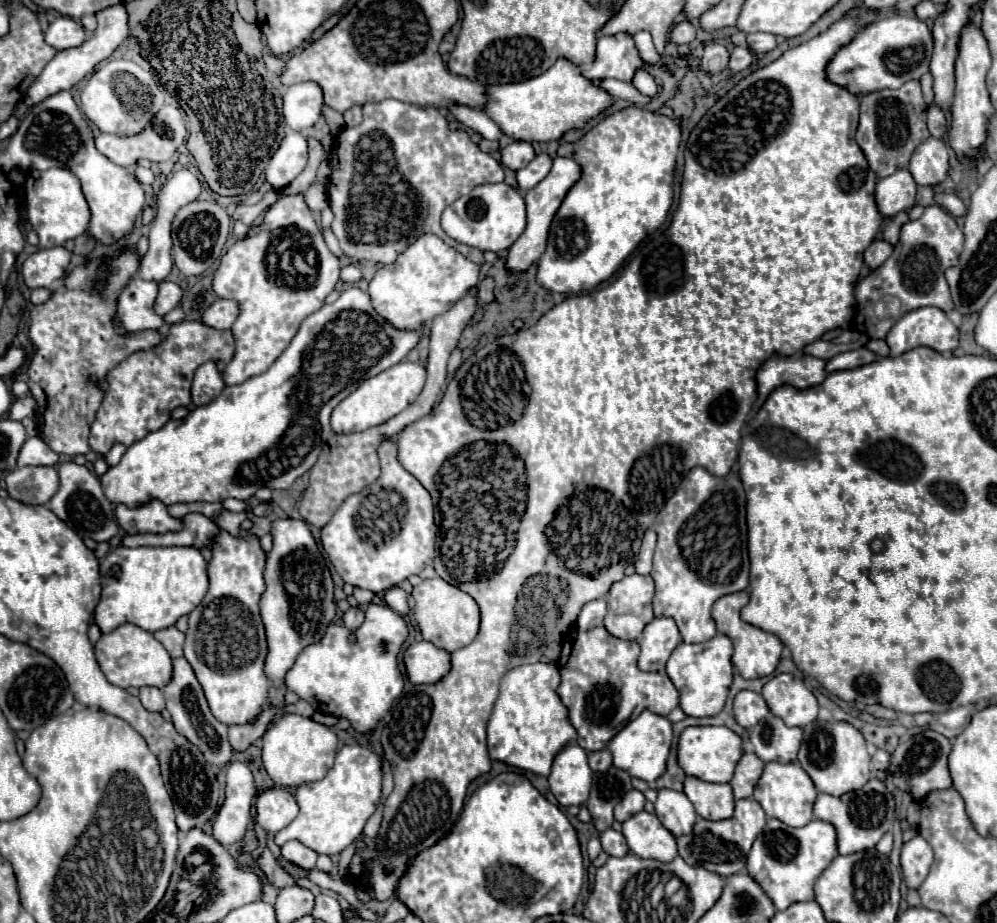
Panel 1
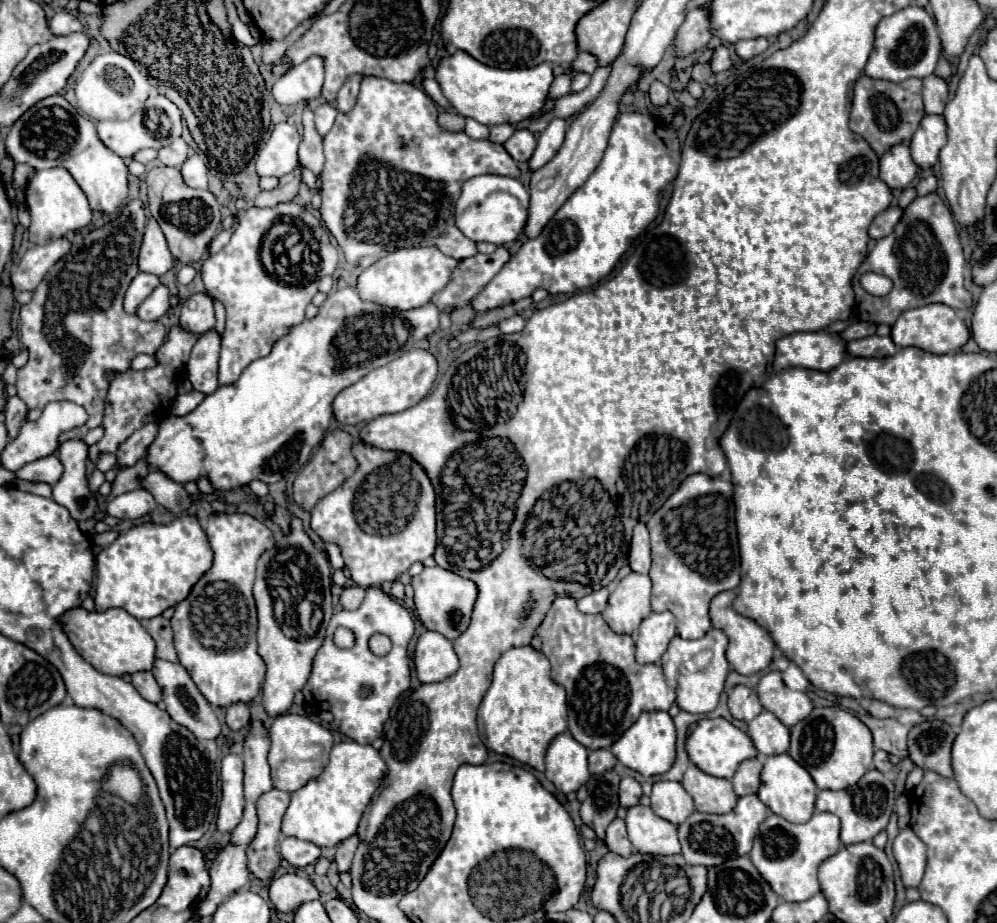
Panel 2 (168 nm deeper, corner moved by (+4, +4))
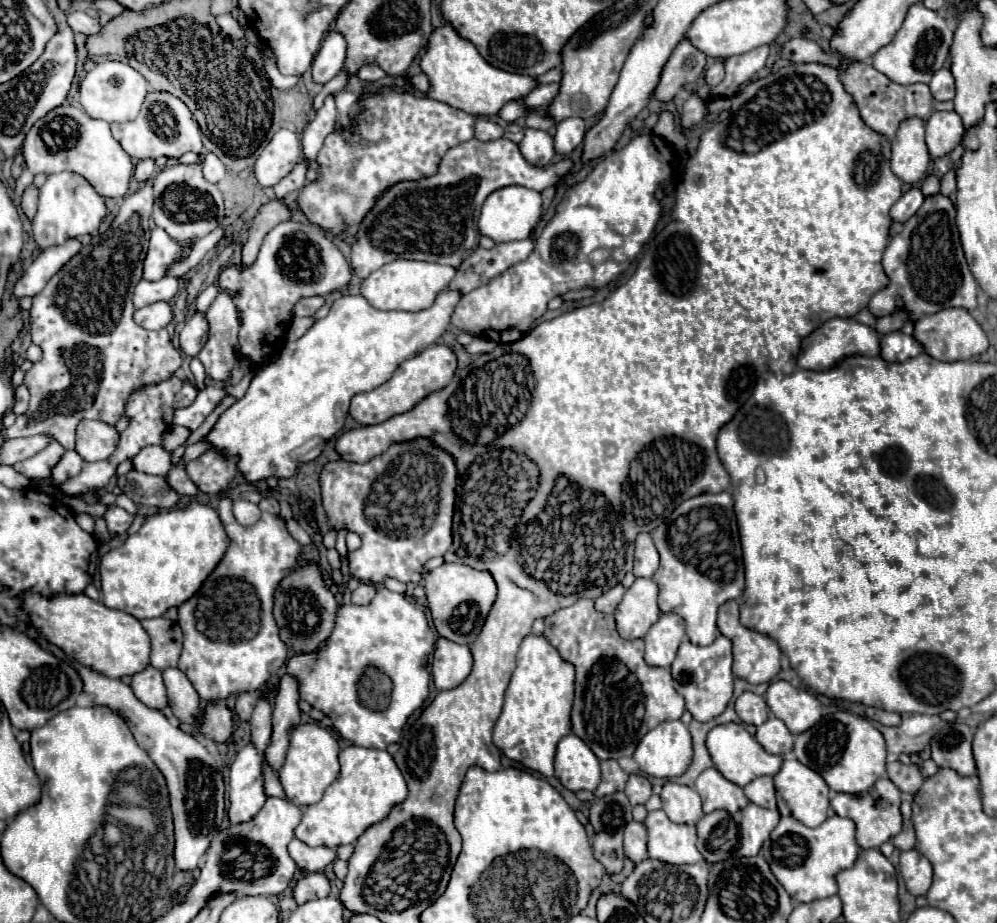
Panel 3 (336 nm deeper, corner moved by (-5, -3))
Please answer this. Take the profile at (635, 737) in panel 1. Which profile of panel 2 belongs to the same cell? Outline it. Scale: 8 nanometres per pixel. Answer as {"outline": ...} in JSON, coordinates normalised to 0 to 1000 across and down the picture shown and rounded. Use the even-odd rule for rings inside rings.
{"outline":[[[668,770],[644,772],[640,781],[614,807],[614,816],[620,827],[644,837],[646,842],[668,837],[678,822],[678,790],[674,777]]]}

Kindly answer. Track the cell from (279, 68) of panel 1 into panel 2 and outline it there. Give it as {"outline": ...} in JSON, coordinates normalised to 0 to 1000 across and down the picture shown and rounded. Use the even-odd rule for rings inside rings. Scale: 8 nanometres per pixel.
{"outline":[[[231,18],[231,25],[233,25],[233,38],[235,38],[237,44],[241,44],[241,47],[245,47],[245,49],[249,49],[249,51],[255,49],[255,47],[259,47],[257,42],[251,40],[249,29],[247,29],[239,18]]]}

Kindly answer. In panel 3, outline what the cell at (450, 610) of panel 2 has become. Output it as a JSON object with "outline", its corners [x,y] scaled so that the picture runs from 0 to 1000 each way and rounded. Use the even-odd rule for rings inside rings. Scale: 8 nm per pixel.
{"outline":[[[462,609],[444,611],[426,622],[426,644],[430,652],[430,661],[434,667],[434,676],[440,689],[456,696],[456,698],[472,698],[476,696],[482,678],[496,652],[498,635],[490,620],[478,620]]]}

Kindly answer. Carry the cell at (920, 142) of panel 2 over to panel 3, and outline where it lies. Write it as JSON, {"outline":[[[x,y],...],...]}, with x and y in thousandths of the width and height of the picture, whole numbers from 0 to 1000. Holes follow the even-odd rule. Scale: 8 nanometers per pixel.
{"outline":[[[936,121],[930,130],[928,145],[930,145],[930,160],[936,171],[944,171],[956,165],[968,143],[966,130],[960,121]]]}

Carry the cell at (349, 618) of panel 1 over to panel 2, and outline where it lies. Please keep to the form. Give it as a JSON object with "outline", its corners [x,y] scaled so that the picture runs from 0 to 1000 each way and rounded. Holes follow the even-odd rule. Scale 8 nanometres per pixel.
{"outline":[[[359,634],[347,636],[347,638],[343,640],[343,645],[341,645],[343,658],[345,658],[345,660],[359,660],[361,653],[363,653],[363,649],[365,649],[365,642],[367,642],[365,636],[359,636]]]}

